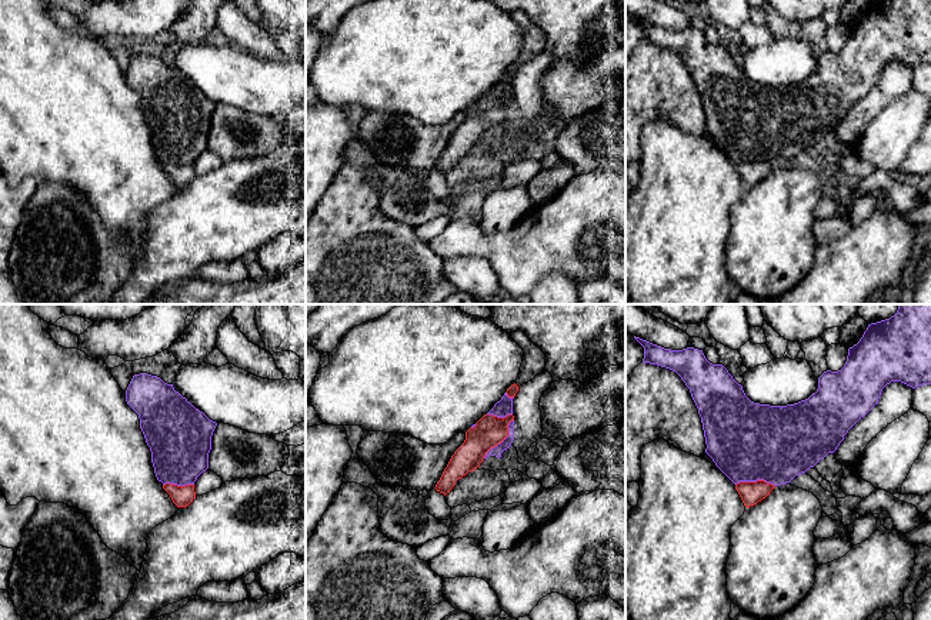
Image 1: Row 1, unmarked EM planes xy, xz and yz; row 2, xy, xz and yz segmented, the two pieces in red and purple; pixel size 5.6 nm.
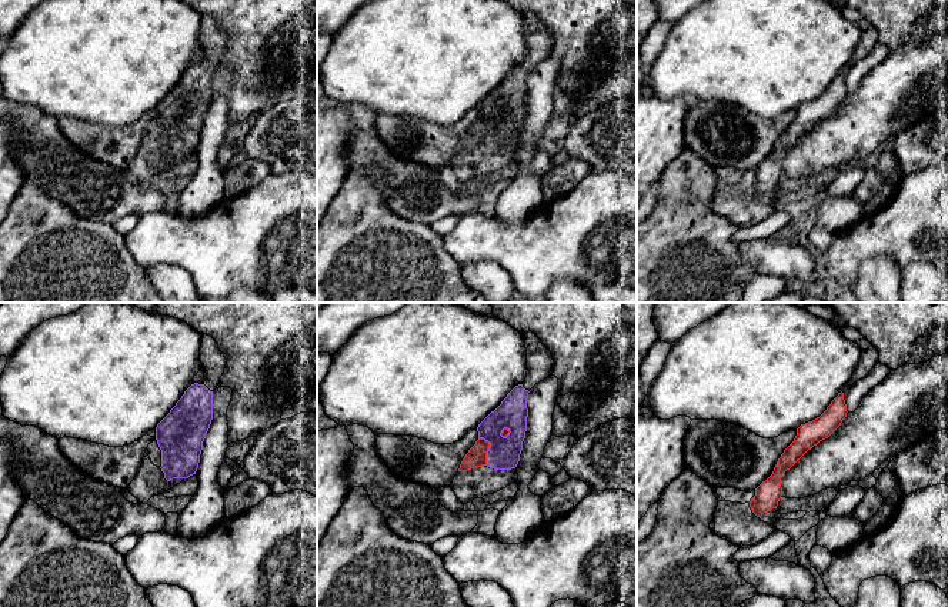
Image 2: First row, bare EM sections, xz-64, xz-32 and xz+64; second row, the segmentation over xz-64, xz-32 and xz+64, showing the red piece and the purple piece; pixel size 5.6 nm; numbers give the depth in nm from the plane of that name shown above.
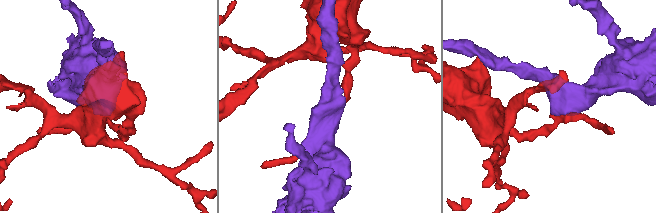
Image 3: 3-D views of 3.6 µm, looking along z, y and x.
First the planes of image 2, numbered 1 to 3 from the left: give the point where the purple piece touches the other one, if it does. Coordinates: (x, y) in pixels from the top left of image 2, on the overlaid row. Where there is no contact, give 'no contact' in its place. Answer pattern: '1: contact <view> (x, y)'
1: no contact
2: contact xz-32 (488, 447)
3: no contact

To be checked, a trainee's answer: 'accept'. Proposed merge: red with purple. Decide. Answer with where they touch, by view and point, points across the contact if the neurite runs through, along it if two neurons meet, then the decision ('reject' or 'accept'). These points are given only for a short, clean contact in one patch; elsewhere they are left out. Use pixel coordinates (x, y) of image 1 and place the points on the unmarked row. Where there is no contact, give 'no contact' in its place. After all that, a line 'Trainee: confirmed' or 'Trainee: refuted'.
meets red in xz at (501, 120); border along xz (513, 99), (507, 106), (507, 114), (483, 137); reject
Trainee: refuted

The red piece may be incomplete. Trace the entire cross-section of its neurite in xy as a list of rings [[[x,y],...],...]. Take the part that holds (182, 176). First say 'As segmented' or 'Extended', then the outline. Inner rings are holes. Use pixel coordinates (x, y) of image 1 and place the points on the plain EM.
As segmented. [[[166,163],[163,169],[170,174],[177,187],[188,186],[196,177],[194,164],[177,166]]]

